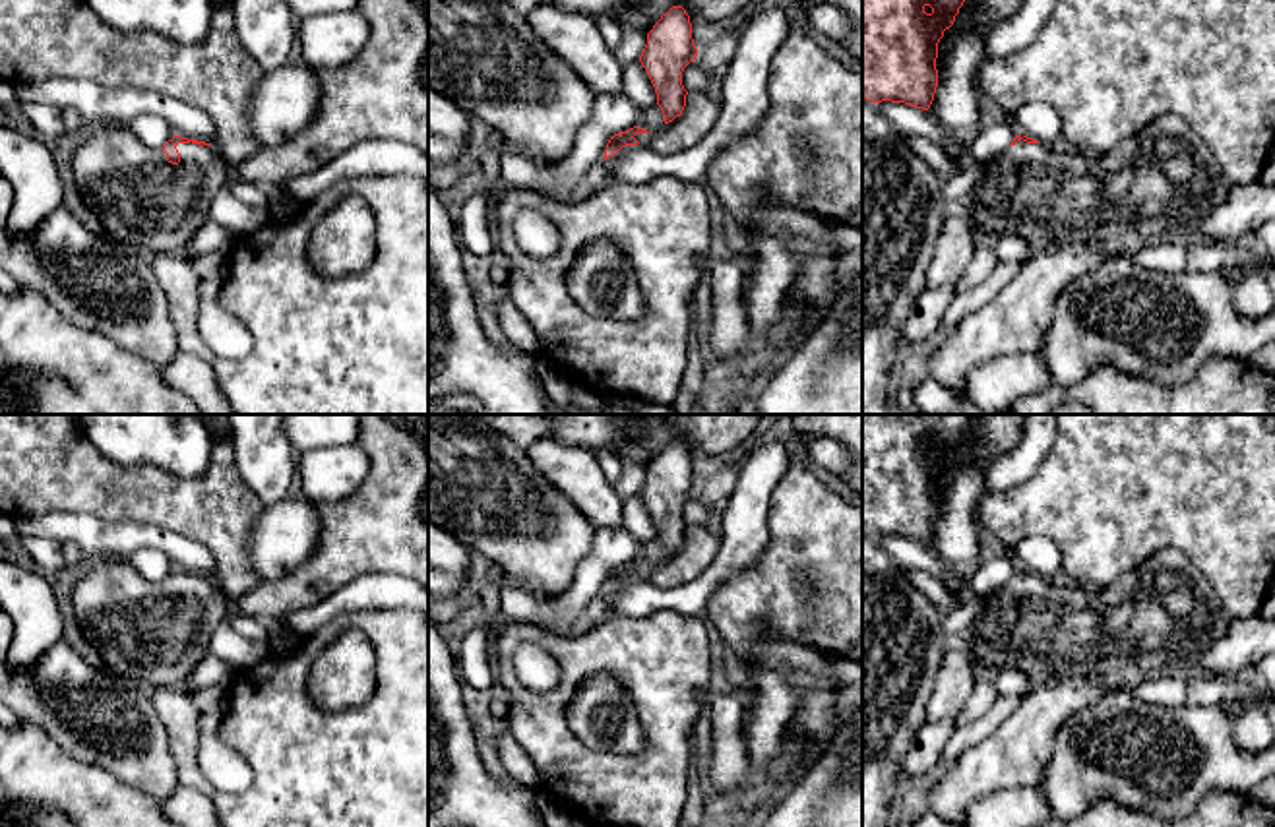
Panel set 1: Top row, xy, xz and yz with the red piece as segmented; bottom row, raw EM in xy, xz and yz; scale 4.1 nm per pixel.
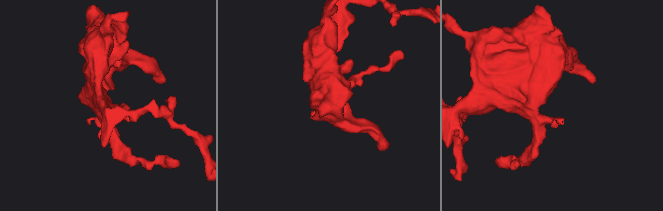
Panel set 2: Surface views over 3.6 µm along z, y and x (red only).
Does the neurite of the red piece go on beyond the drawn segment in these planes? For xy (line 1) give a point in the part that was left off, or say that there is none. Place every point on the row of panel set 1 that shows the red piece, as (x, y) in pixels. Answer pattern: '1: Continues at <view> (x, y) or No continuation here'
1: Continues at xy (142, 200)

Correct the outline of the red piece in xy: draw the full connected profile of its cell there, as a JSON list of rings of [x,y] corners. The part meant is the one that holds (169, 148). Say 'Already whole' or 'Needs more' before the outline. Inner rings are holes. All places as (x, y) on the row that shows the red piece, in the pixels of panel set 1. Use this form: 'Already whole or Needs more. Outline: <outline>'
Needs more. Outline: [[[95,124],[76,139],[72,176],[109,236],[128,248],[153,254],[178,254],[196,230],[209,219],[209,207],[223,186],[229,184],[229,165],[217,145],[174,136],[161,149],[143,145],[126,124]]]

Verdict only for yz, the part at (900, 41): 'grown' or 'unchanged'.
unchanged

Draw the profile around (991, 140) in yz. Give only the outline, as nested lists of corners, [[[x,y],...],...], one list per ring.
[[[996,122],[982,126],[971,145],[971,155],[977,165],[990,165],[994,159],[1010,147],[1015,134],[1010,124]]]

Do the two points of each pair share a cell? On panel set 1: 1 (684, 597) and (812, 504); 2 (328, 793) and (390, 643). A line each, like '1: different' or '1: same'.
1: different
2: same

